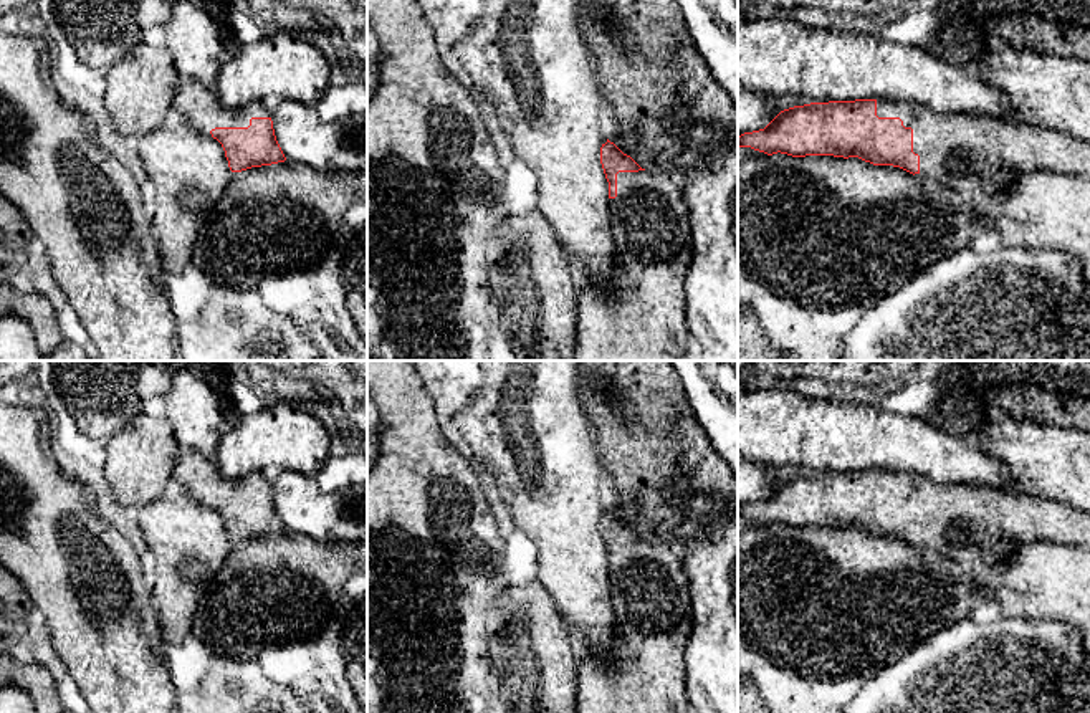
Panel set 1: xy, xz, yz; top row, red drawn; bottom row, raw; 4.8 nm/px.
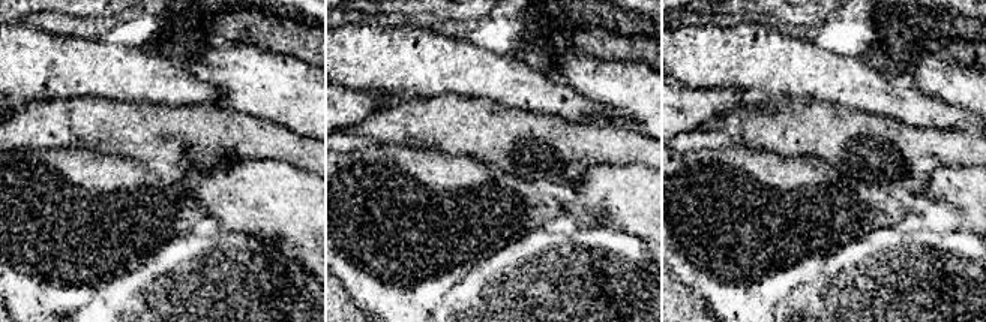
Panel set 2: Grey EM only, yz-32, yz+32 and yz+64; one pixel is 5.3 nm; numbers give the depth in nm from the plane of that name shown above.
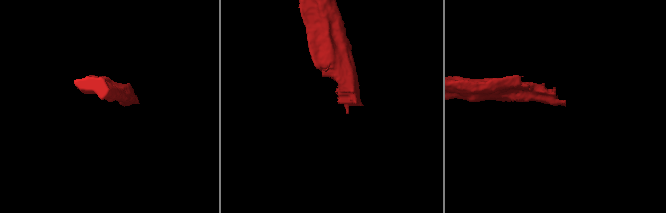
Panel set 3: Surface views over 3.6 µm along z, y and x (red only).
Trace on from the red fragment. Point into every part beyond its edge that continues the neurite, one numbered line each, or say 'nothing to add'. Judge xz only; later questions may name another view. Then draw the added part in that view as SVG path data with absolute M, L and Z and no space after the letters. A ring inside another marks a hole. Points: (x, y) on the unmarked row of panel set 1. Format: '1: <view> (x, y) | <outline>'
1: xz (652, 607) | M663 541L619 543L617 567L609 569L609 579L614 609L614 647L607 655L592 655L587 652L587 657L577 668L576 713L690 713L690 701L685 687L685 652L693 629L693 612L688 577L683 569L681 557Z

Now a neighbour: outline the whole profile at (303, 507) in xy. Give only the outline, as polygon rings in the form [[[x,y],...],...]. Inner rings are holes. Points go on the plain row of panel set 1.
[[[281,470],[271,491],[286,531],[319,543],[367,543],[367,481],[324,493],[314,475]]]

